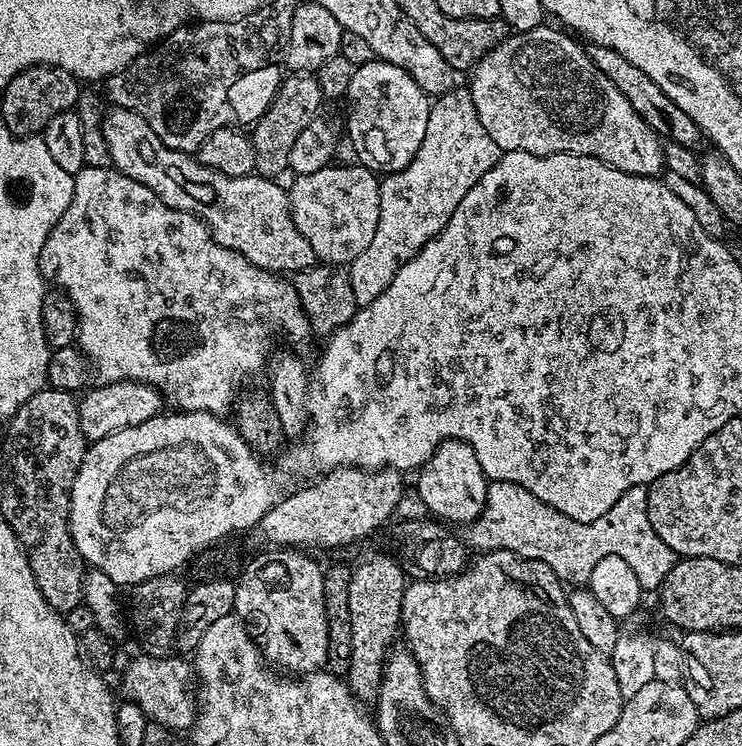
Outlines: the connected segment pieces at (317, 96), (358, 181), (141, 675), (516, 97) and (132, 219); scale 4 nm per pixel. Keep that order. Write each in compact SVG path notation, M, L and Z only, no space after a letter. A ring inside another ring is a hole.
M288 74L281 79L275 98L250 132L256 159L256 172L259 175L280 178L283 172L289 171L290 149L294 146L294 141L298 138L298 134L302 134L305 126L310 126L310 122L321 115L320 104L324 103L324 95L315 75Z
M359 163L344 164L341 168L329 166L322 170L314 170L314 174L296 176L291 188L287 189L288 208L292 211L294 226L298 226L298 234L310 242L310 250L314 250L317 261L333 266L351 266L354 258L370 246L374 239L374 230L378 230L378 214L380 213L380 180L373 169Z
M176 654L167 656L137 655L137 660L128 664L120 688L124 691L125 701L137 704L153 724L162 724L169 730L176 728L191 729L196 721L198 696L194 691L194 668Z
M548 27L512 32L471 69L472 81L466 84L466 90L472 95L478 122L482 122L486 134L494 138L501 153L529 152L535 156L552 156L555 152L569 152L575 156L593 156L626 174L659 177L665 171L661 137L638 118L622 90L594 66L588 48L579 39L559 27Z
M85 166L83 170L75 173L76 181L74 182L74 198L70 198L70 206L66 206L66 214L62 214L62 218L54 226L54 230L46 238L46 242L42 246L42 254L40 255L40 273L44 275L45 281L52 282L52 280L57 280L60 283L59 291L63 295L68 296L72 300L72 305L76 311L76 339L78 341L78 347L84 356L88 359L91 371L96 372L100 375L99 379L106 384L113 384L119 380L137 380L143 384L148 384L152 388L157 388L160 391L161 397L165 401L168 400L173 405L173 409L179 410L181 412L209 412L215 416L227 417L229 413L233 411L234 405L236 403L236 397L238 393L245 387L244 384L247 382L251 376L256 376L265 371L268 357L270 355L270 347L268 348L268 343L272 340L272 335L275 332L285 332L292 340L304 340L307 336L310 336L310 325L308 322L308 316L304 312L303 306L300 305L300 299L296 293L295 283L289 282L288 284L283 275L277 274L275 272L267 272L266 270L259 268L250 262L241 252L235 252L230 250L226 246L222 246L216 239L210 234L208 227L204 225L204 221L197 218L194 214L189 212L183 212L177 208L171 208L166 206L166 202L162 202L162 198L158 198L158 194L154 194L154 190L150 190L150 186L142 186L142 182L134 182L134 178L130 178L126 174L117 172L115 168L89 168Z

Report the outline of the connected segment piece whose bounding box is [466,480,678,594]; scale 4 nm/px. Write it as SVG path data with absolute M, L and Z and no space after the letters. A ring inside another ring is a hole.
M494 480L488 485L482 514L467 525L466 532L469 549L506 550L527 560L546 562L560 581L572 586L587 585L594 565L601 558L618 554L626 558L634 574L638 574L638 582L645 593L652 594L659 589L678 559L670 546L654 534L654 526L650 526L648 490L643 484L626 490L626 494L622 494L602 518L594 518L594 522L574 522L574 518L566 518L566 514L554 510L554 506L546 506L542 498L534 498L530 490L514 482Z

